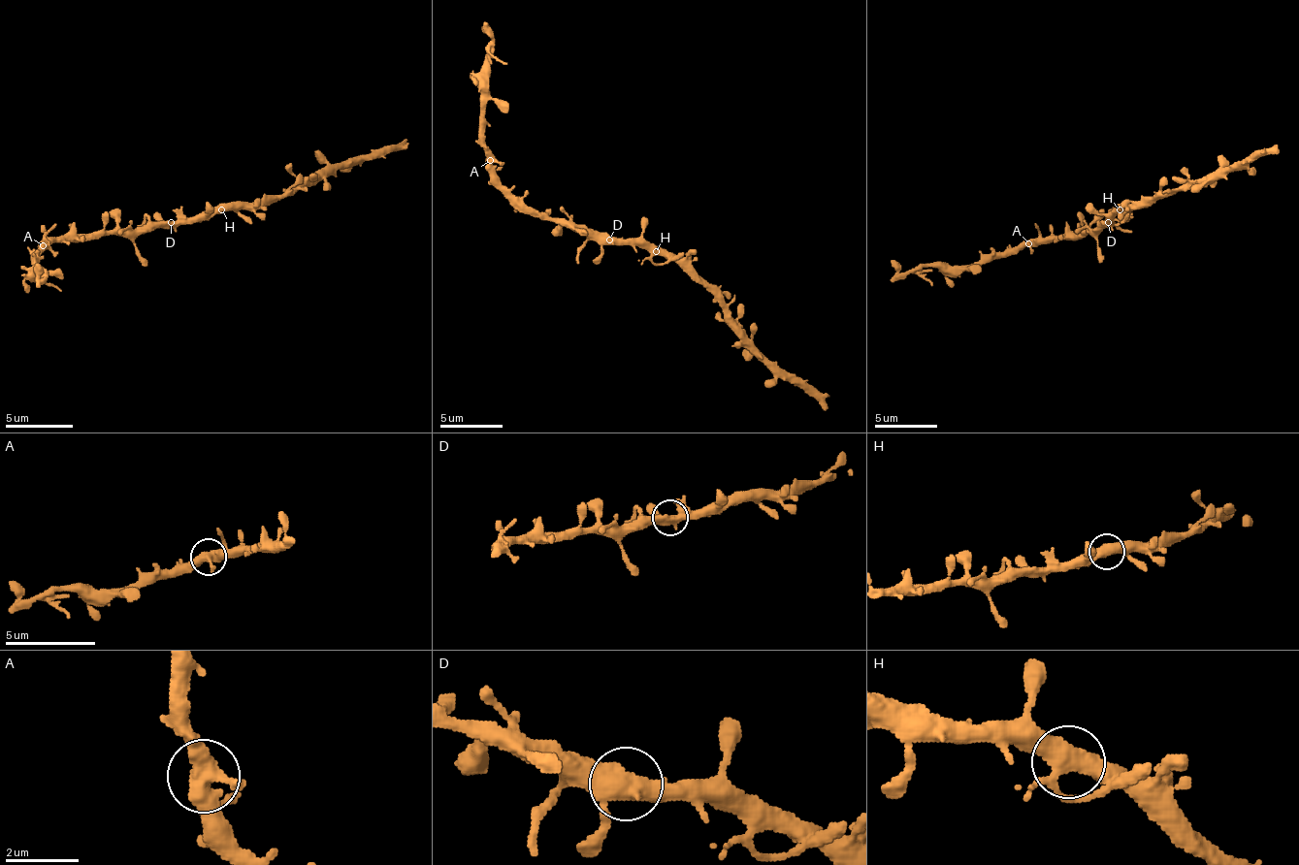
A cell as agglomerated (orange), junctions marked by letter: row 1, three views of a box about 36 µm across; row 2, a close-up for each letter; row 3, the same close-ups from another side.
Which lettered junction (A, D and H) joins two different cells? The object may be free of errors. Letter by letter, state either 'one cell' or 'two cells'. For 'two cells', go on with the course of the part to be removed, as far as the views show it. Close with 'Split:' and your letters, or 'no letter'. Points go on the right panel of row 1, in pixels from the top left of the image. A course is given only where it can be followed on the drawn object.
A: one cell
D: one cell
H: one cell
Split: no letter

